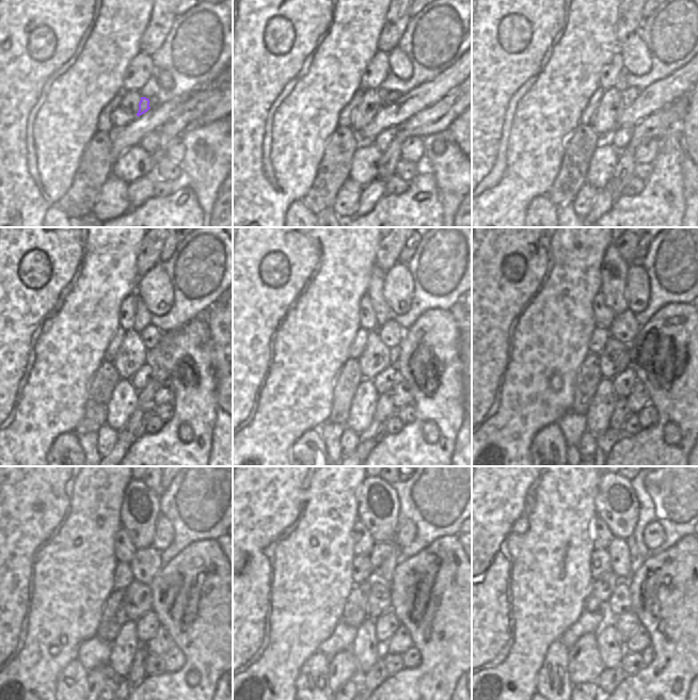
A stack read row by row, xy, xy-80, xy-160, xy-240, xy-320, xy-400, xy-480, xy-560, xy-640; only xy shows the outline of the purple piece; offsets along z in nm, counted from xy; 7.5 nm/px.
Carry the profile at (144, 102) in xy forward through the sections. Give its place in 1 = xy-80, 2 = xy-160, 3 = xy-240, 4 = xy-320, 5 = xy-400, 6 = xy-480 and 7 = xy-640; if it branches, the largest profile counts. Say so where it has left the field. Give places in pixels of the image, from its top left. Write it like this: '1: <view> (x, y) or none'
1: xy-80 (382, 94)
2: xy-160 (621, 83)
3: xy-240 (142, 317)
4: xy-320 (376, 289)
5: xy-400 (614, 271)
6: xy-480 (141, 507)
7: xy-640 (616, 503)

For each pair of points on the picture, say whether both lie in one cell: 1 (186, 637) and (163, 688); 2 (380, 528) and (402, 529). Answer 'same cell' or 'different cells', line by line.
1: same cell
2: different cells

